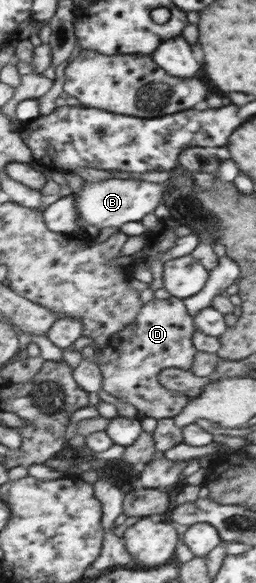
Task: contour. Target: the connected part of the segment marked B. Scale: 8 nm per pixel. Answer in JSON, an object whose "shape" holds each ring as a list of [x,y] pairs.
{"shape":[[[136,177],[127,179],[109,178],[102,181],[85,181],[82,191],[75,196],[77,210],[79,211],[79,229],[85,232],[90,225],[100,229],[115,227],[118,229],[128,221],[140,221],[146,215],[154,213],[156,207],[163,204],[164,193],[168,187],[165,183],[152,183],[138,180]]]}

